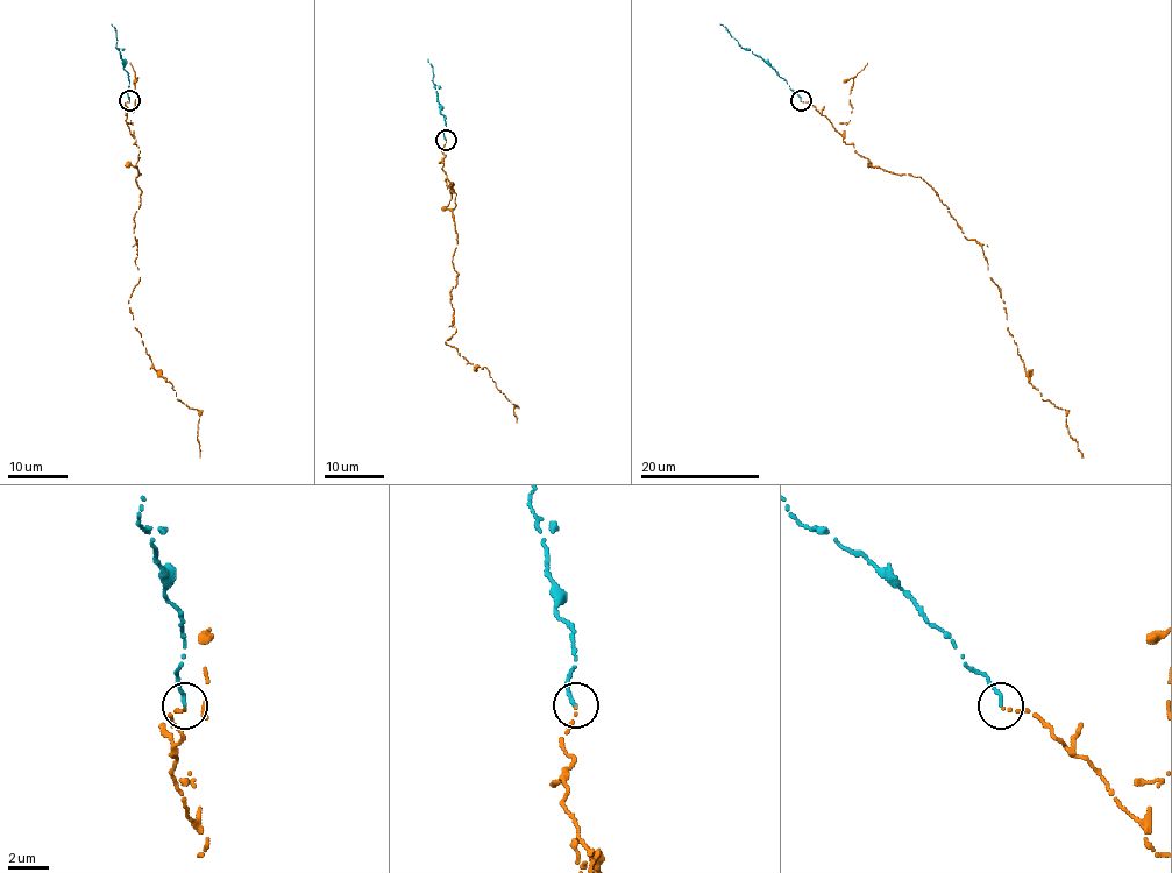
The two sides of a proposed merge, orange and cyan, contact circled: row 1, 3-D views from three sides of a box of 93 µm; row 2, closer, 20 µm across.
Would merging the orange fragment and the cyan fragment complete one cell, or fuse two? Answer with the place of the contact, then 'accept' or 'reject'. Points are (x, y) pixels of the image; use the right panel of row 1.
at (801, 100); accept

